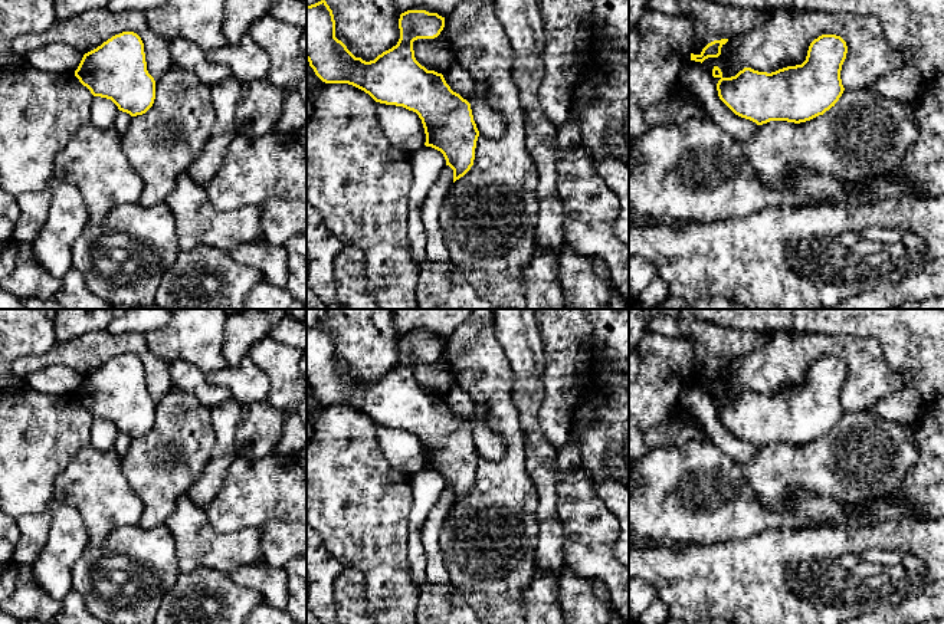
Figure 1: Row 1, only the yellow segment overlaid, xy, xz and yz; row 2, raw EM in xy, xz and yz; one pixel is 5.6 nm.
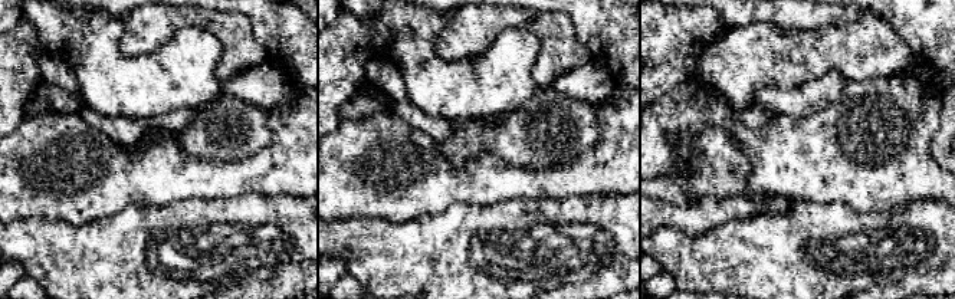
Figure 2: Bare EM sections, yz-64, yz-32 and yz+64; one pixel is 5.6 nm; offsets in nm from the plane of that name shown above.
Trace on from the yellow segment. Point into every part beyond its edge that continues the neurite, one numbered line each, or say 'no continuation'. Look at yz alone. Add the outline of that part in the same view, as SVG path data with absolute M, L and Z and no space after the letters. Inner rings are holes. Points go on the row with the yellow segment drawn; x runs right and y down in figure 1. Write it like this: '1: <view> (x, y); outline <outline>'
1: yz (713, 22); outline M649 0L649 9L666 16L694 19L694 55L701 55L714 40L732 39L753 30L766 23L774 12L731 7L711 0Z

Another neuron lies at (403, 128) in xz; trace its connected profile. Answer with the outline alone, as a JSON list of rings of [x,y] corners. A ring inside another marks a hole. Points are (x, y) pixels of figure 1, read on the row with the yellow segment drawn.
[[[376,102],[376,116],[387,139],[410,154],[426,142],[426,134],[419,115],[403,106]]]

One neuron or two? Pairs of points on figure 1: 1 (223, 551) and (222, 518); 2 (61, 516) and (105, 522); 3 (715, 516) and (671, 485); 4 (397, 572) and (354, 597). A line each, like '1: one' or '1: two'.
1: two
2: two
3: one
4: two

